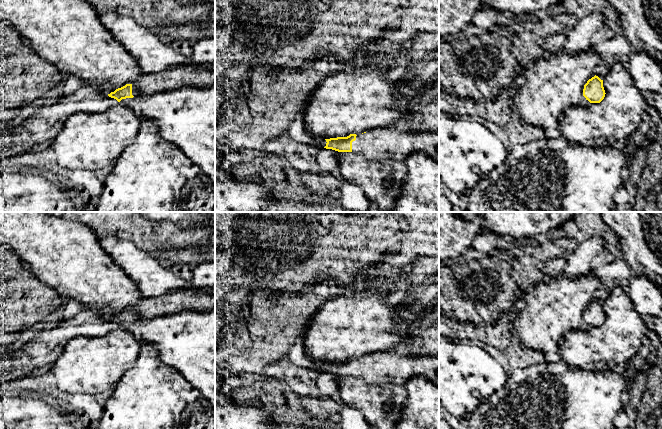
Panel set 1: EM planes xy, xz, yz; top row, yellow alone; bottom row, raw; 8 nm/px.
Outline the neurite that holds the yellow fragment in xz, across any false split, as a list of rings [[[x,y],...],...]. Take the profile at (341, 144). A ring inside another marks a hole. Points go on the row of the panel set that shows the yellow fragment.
[[[400,120],[392,127],[374,129],[362,134],[350,134],[347,137],[323,139],[311,135],[315,145],[338,152],[360,153],[365,158],[374,161],[390,159],[404,162],[409,155],[416,151],[422,151],[436,161],[439,161],[439,133],[413,132],[408,130],[408,121]]]

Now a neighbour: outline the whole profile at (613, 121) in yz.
[[[616,58],[613,64],[608,66],[608,73],[602,80],[606,94],[600,103],[591,103],[586,107],[569,107],[562,113],[558,129],[569,142],[587,147],[626,145],[639,129],[646,102],[630,71]]]

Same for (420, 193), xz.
[[[416,151],[404,161],[408,174],[394,212],[439,212],[439,161]]]

